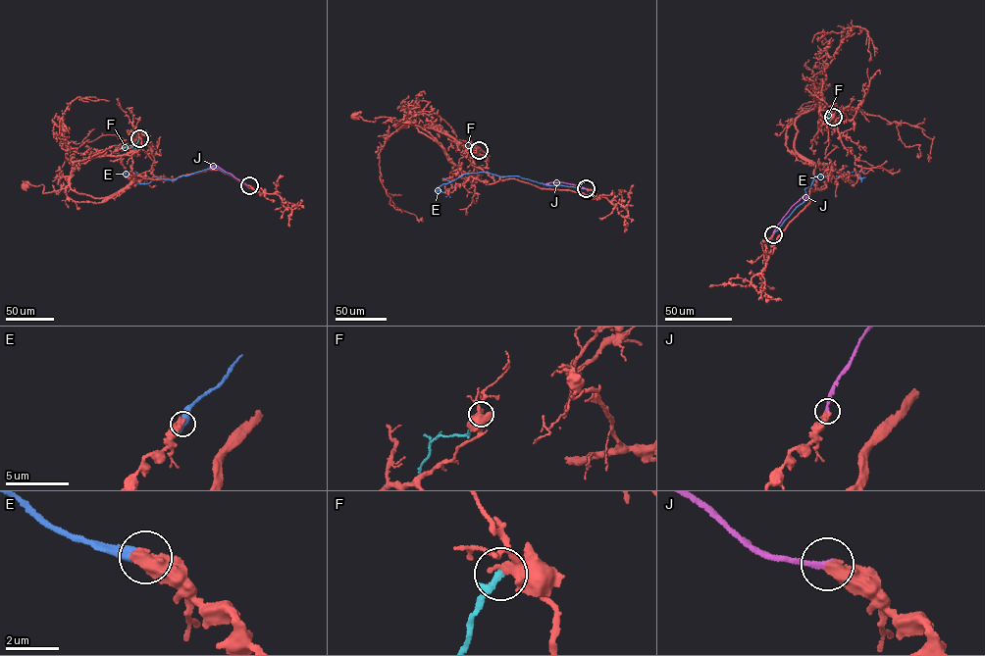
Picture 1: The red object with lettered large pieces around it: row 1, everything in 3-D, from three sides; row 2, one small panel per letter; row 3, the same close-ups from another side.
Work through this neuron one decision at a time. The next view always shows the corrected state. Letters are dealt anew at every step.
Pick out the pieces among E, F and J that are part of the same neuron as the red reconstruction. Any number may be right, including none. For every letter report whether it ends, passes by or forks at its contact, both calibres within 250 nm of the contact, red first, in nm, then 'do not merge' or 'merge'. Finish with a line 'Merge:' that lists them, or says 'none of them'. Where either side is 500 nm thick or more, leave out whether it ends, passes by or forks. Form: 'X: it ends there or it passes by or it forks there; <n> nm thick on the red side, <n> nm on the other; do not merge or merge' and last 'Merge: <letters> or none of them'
E: 600 nm thick on the red side, 500 nm on the other; do not merge
F: it ends there; 320 nm thick on the red side, 240 nm on the other; do not merge
J: it ends there; 460 nm thick on the red side, 260 nm on the other; merge
Merge: J

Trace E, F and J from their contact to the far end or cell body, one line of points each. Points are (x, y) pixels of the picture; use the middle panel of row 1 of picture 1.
E: (587, 189), (549, 185), (486, 172), (464, 174), (439, 186), (448, 194), (445, 196)
F: (479, 150), (459, 140)
J: (586, 188), (561, 182), (543, 184)

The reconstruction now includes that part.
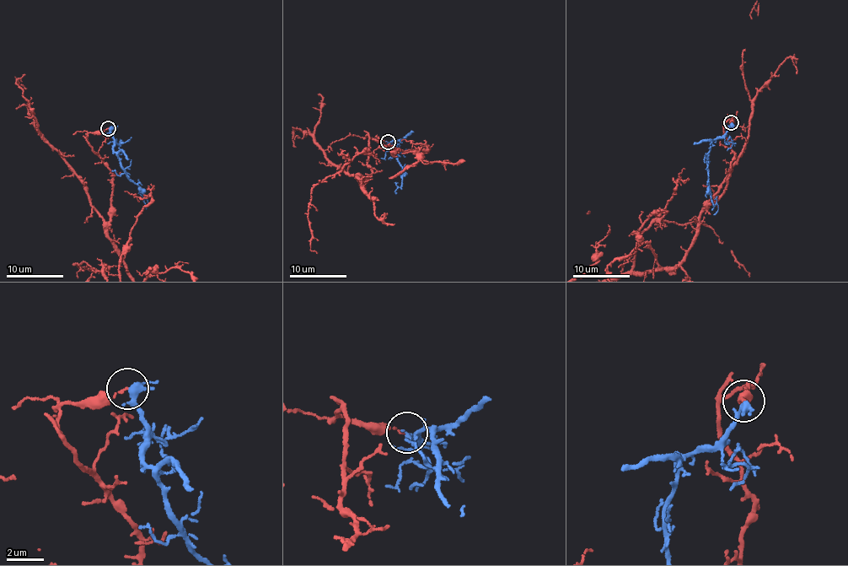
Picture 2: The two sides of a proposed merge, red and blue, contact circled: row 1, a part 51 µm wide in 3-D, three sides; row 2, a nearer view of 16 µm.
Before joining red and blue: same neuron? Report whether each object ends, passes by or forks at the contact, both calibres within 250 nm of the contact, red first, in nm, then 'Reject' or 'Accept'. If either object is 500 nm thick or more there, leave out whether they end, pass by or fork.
At the ring red ends. At the ring blue passes by. Thickness 120 nm (red) against 320 nm. Reject

